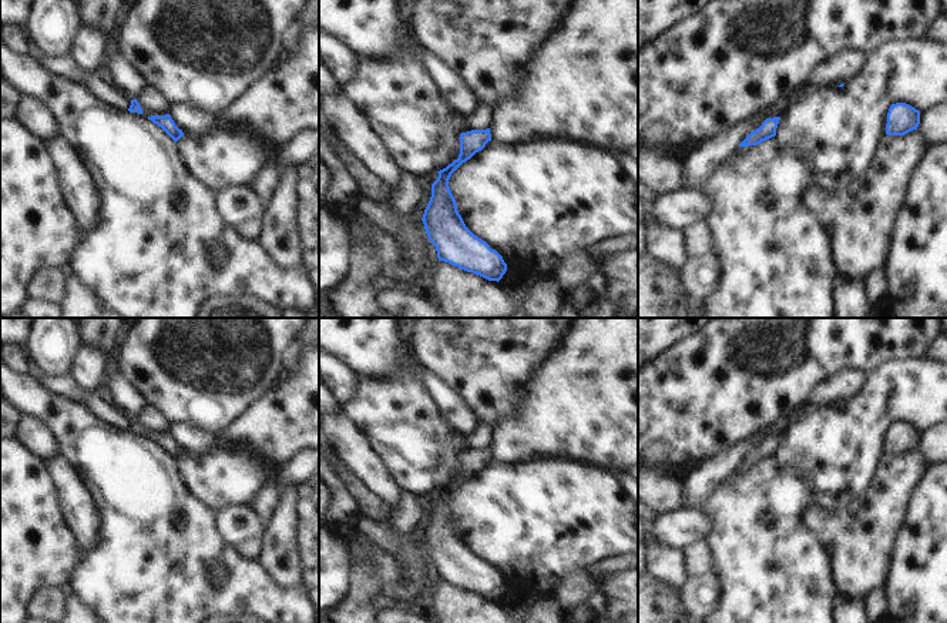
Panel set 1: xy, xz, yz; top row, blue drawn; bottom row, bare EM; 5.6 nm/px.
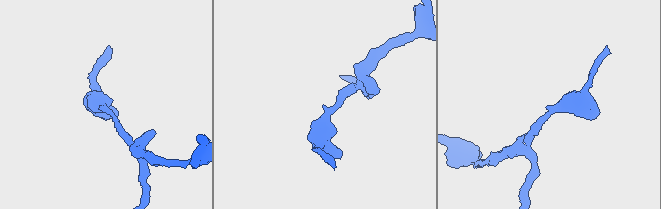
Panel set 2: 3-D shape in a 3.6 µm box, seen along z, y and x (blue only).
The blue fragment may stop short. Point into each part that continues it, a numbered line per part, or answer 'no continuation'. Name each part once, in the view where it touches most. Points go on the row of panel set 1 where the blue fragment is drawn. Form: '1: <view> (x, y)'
no continuation

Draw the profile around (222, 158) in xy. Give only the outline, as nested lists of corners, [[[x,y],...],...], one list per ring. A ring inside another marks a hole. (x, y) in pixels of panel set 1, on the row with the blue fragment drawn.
[[[215,130],[204,137],[184,134],[177,145],[194,178],[214,192],[248,187],[263,160],[262,140],[238,130]]]

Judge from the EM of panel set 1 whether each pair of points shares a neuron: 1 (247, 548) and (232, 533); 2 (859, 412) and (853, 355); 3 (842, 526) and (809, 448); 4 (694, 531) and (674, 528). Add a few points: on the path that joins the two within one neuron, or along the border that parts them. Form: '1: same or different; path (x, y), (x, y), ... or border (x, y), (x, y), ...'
1: different; border (259, 536), (251, 536), (234, 548)
2: different; border (897, 361), (885, 361), (866, 375)
3: different; border (863, 493), (835, 511), (826, 511), (813, 502)
4: same; path (689, 528), (678, 528)

